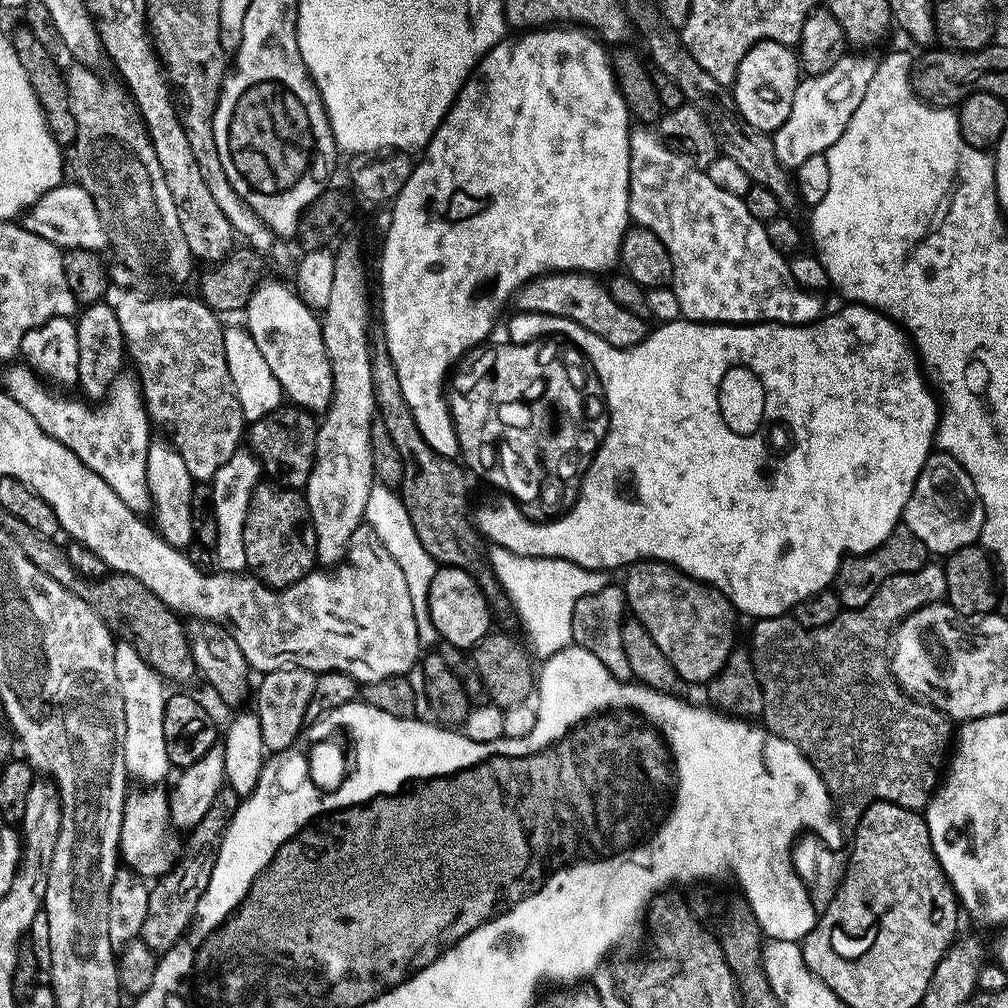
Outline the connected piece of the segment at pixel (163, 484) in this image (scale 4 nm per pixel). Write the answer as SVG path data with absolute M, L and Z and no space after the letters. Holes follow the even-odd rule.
M153 439L146 454L146 482L149 484L151 500L150 516L154 527L167 544L184 550L193 543L192 535L192 489L194 481L182 454L167 439ZM156 519L156 521L154 520Z

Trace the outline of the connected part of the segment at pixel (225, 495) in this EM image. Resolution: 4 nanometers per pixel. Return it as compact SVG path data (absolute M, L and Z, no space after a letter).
M237 450L217 470L216 475L210 481L214 498L214 522L218 522L218 538L214 545L214 564L221 572L240 574L248 567L244 527L252 491L261 478L262 469L256 455L250 450Z

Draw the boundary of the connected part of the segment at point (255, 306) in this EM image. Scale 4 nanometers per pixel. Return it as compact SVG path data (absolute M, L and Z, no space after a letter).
M276 280L259 281L244 306L244 326L281 387L285 397L313 414L328 411L333 394L333 372L326 354L323 325L299 293Z

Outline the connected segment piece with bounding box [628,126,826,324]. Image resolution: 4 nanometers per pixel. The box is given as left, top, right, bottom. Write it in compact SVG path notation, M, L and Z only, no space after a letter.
M636 126L630 131L630 182L628 183L628 214L629 217L639 227L650 230L658 234L662 246L672 259L672 283L670 285L672 293L678 298L680 315L686 320L699 320L705 324L812 324L814 321L821 319L825 315L826 309L819 295L808 293L794 278L788 269L788 260L786 256L779 252L771 245L767 238L765 225L750 210L746 210L743 199L734 194L726 194L726 190L714 186L710 182L707 171L703 168L696 167L687 156L681 156L680 153L668 147L659 135L651 127Z

